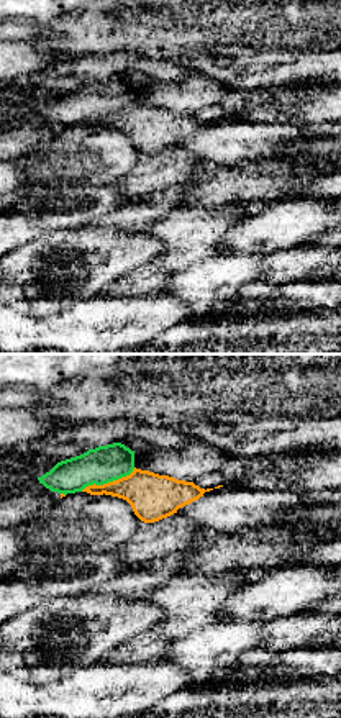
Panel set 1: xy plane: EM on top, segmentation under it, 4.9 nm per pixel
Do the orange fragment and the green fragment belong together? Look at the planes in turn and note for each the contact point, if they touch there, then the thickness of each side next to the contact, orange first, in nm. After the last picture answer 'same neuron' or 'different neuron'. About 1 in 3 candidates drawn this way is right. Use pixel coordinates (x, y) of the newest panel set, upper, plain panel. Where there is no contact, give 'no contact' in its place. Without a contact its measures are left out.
meets orange at (109, 115); 220 nm thick on the orange side, 180 nm on the other

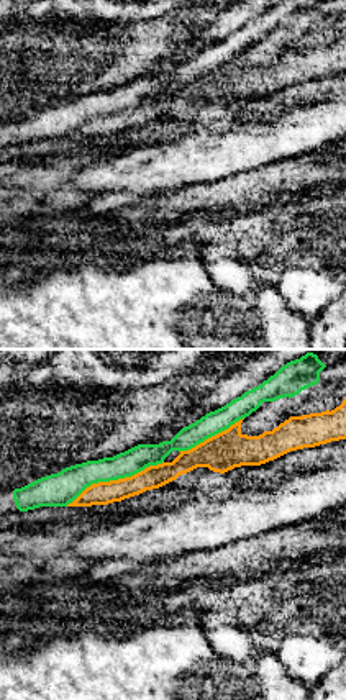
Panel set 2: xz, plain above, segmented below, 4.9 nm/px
meets orange at (113, 113); 110 nm thick on the orange side, 160 nm on the other

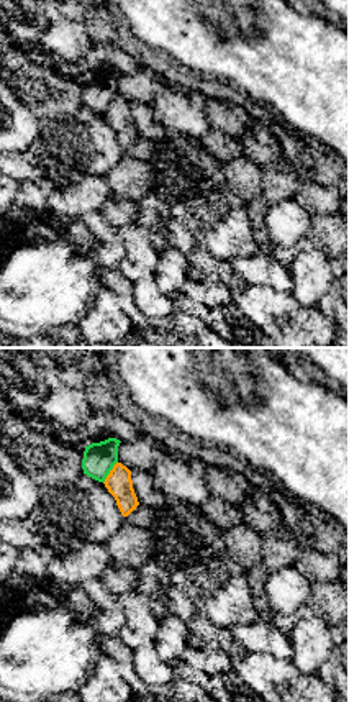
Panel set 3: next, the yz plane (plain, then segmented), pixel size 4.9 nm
meets orange at (110, 105); 130 nm thick on the orange side, 160 nm on the other

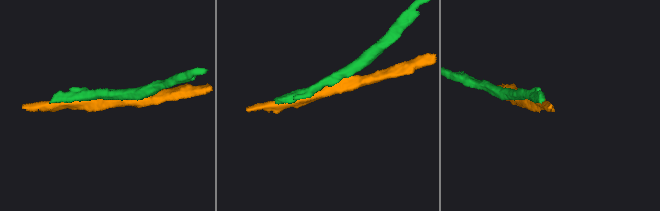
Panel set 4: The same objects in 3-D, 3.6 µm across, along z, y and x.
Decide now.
different neuron

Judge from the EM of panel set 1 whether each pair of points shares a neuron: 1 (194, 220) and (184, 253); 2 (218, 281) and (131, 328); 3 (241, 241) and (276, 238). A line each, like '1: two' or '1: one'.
1: one
2: two
3: one

